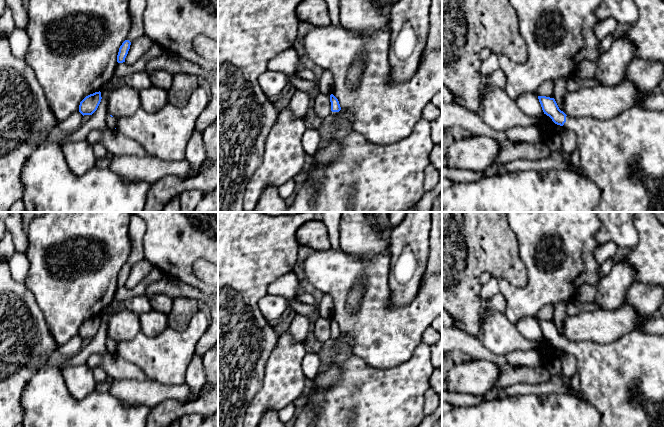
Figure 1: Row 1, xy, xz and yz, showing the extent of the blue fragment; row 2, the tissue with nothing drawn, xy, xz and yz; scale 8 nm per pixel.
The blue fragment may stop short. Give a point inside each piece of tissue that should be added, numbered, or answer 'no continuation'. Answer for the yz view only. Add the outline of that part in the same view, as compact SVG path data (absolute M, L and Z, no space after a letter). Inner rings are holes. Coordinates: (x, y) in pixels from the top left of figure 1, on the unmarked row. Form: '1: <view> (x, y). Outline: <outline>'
1: yz (624, 380). Outline: M636 331L622 335L616 341L606 344L566 340L566 346L563 351L573 355L577 360L580 390L584 396L584 401L594 406L600 415L599 427L664 427L664 335Z

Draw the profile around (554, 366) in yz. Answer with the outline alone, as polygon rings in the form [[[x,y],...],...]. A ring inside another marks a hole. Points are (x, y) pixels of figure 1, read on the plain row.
[[[556,356],[552,358],[550,361],[546,363],[545,366],[550,374],[555,374],[562,376],[565,380],[567,380],[562,373],[562,363],[561,363],[561,357]]]

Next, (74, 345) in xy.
[[[77,335],[62,345],[58,345],[58,351],[65,357],[72,357],[83,348],[83,339]]]

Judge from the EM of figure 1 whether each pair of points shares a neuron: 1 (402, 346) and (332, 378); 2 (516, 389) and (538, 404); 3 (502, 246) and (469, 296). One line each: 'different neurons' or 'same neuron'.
1: different neurons
2: different neurons
3: same neuron

